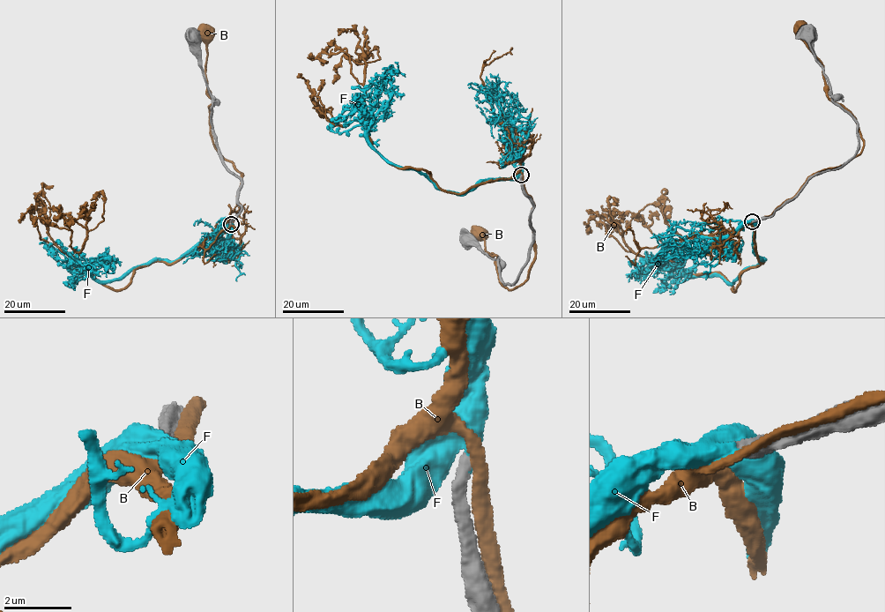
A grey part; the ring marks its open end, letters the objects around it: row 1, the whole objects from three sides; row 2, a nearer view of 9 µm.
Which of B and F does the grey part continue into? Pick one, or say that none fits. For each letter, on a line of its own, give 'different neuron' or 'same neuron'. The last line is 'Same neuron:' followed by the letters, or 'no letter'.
B: different neuron
F: same neuron
Same neuron: F

